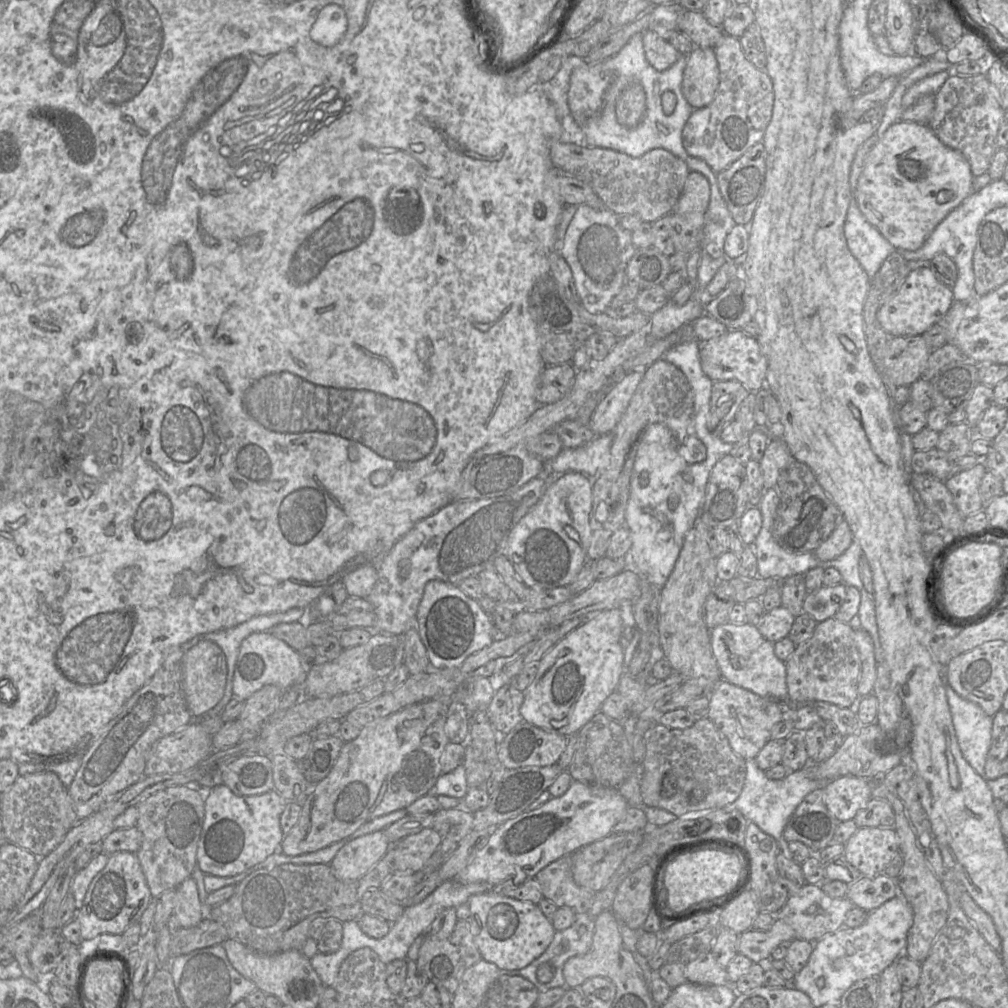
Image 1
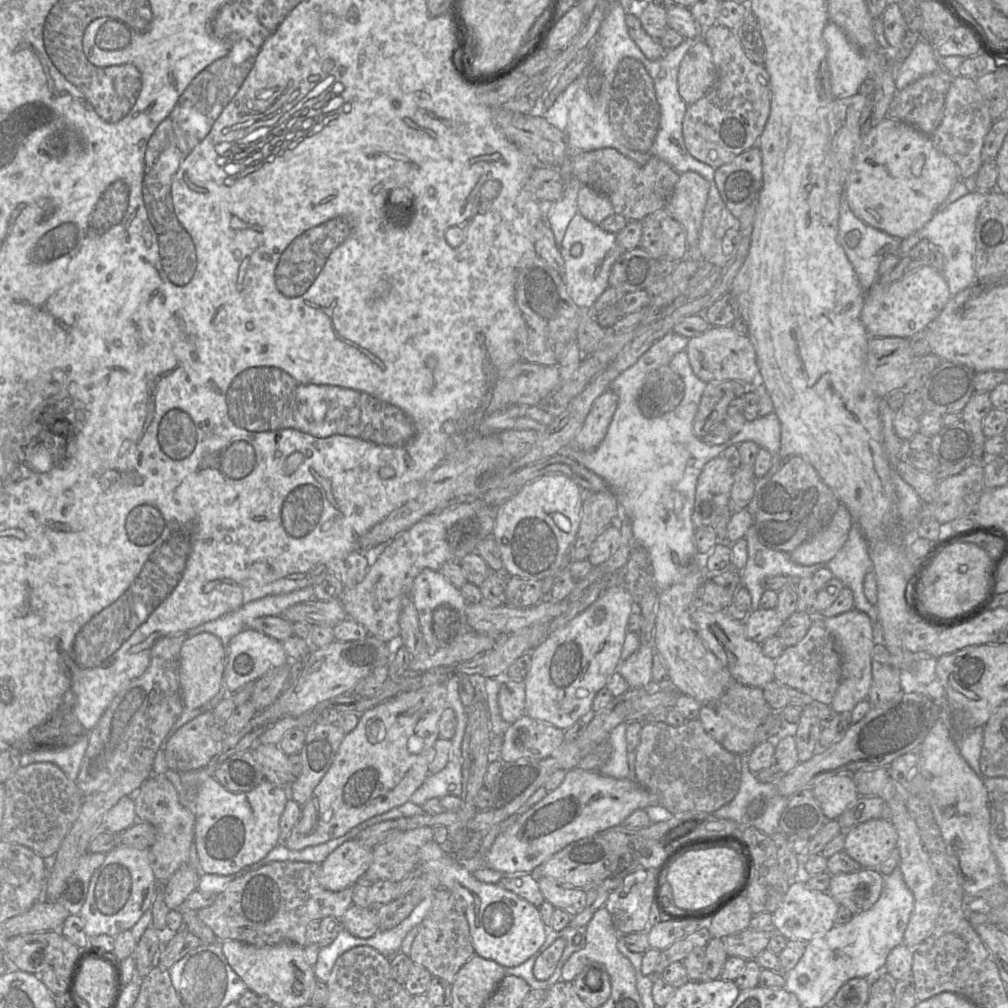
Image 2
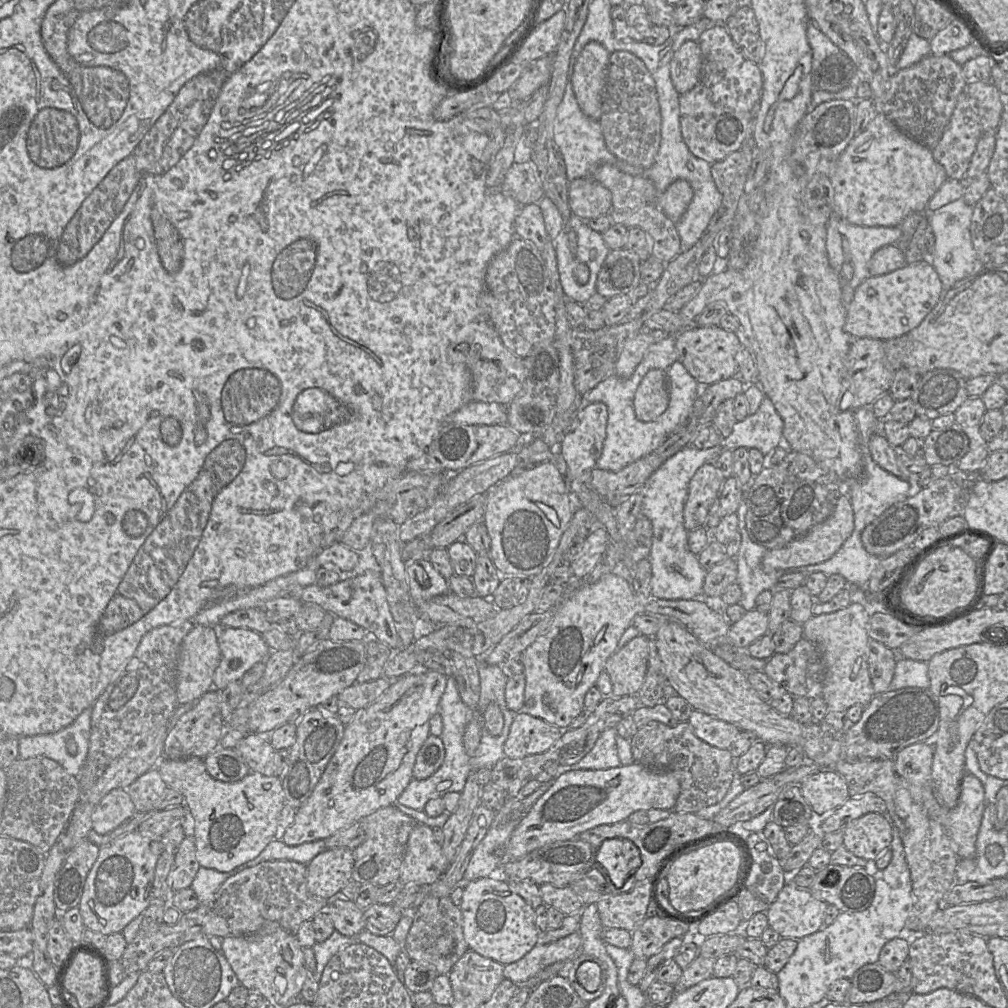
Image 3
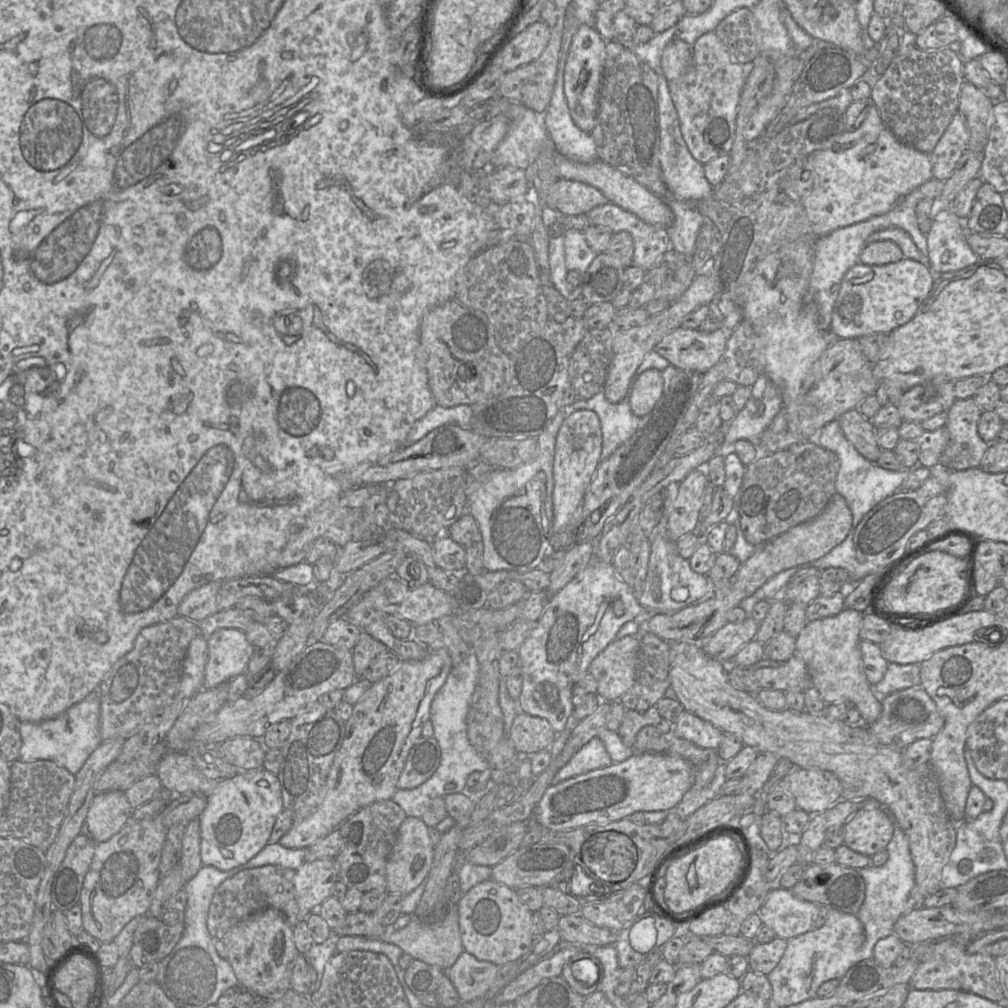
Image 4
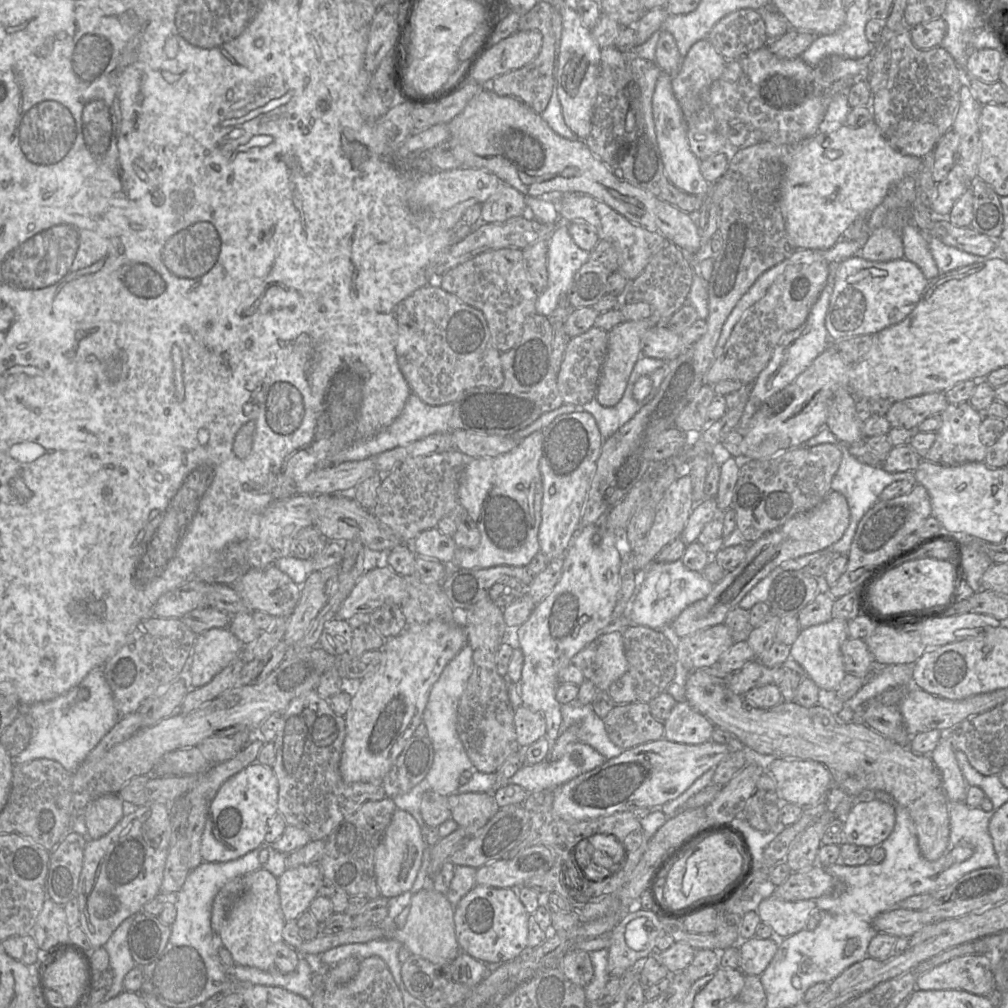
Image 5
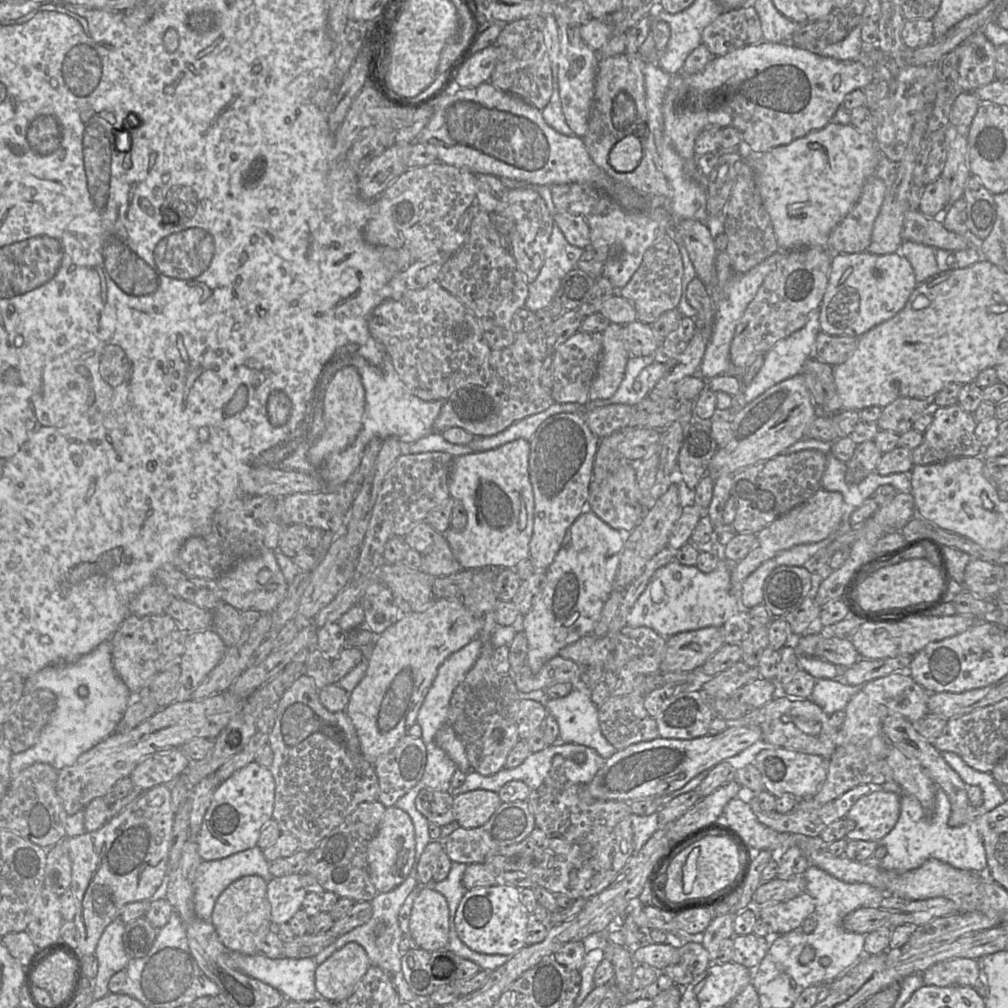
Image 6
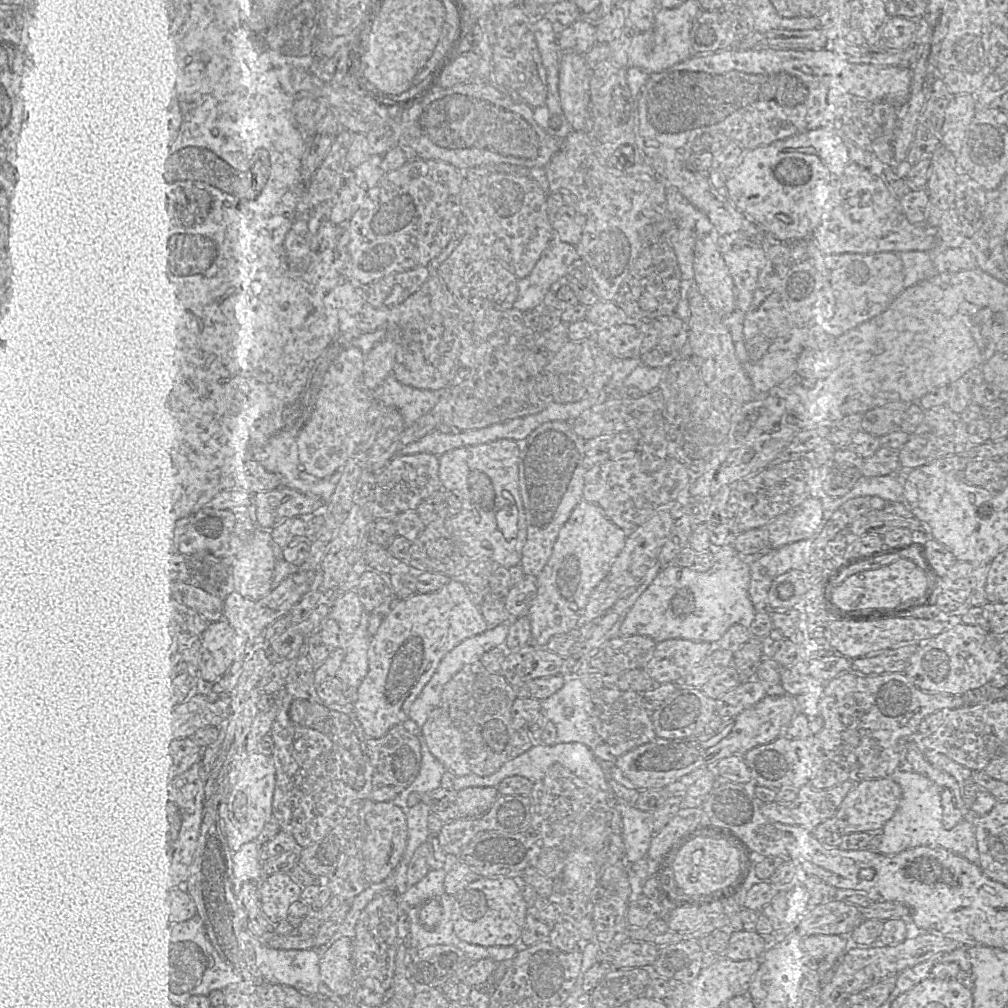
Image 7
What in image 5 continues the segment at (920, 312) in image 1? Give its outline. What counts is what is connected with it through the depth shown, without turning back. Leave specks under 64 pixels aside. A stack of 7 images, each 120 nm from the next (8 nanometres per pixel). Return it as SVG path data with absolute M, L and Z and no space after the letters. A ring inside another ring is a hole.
M854 255L842 260L835 275L825 318L830 340L874 335L901 322L921 299L928 281L920 268L905 258L876 262Z

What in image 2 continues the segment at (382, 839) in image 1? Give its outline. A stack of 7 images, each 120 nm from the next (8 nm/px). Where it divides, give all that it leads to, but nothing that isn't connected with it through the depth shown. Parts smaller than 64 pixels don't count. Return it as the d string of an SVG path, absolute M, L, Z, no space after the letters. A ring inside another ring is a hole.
M356 838L339 845L320 864L318 882L321 887L338 892L353 886L369 868L372 850Z

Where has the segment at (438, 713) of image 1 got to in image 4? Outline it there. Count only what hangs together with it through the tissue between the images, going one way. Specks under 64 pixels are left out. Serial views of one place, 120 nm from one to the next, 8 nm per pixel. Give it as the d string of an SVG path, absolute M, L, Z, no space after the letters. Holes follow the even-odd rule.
M432 650L421 661L402 661L388 676L371 684L354 704L352 715L346 721L345 737L329 770L326 780L326 794L322 803L308 817L294 821L289 831L279 840L282 846L291 849L306 849L337 829L363 807L393 797L409 751L422 736L422 727L430 719L432 700L445 683L452 667L452 659L446 650Z

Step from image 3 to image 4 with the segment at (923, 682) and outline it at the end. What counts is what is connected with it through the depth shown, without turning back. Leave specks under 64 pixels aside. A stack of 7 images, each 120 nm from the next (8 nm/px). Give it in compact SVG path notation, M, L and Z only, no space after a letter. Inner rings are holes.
M889 663L884 677L873 686L873 690L883 698L900 690L921 686L920 670L920 664Z

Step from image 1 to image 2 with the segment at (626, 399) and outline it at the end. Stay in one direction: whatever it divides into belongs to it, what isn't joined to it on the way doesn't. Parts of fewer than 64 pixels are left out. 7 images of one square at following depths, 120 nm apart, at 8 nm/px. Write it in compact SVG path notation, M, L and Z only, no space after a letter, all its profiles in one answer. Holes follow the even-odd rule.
M606 390L598 397L576 435L573 445L583 451L597 448L606 436L617 405L618 396L612 390Z

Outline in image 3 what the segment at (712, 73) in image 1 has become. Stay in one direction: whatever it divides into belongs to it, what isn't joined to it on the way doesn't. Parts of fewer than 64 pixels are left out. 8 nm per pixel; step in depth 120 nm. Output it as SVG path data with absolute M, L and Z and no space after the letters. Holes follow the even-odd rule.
M686 41L673 54L670 77L679 95L690 91L699 81L702 55L697 41Z

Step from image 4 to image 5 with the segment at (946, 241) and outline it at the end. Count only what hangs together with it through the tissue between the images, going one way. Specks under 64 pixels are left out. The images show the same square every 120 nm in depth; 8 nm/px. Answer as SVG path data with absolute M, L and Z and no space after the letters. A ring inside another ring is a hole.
M927 237L929 248L940 273L982 262L985 258L945 245L935 237Z

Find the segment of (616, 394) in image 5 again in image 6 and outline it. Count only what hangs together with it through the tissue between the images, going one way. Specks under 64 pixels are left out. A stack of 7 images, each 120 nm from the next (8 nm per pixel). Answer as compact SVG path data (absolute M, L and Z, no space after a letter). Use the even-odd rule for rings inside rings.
M610 323L602 332L602 353L589 400L611 398L621 384L630 356L623 340L624 325Z

